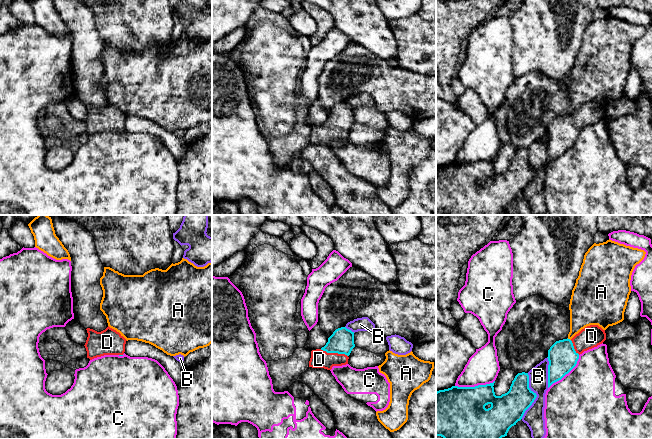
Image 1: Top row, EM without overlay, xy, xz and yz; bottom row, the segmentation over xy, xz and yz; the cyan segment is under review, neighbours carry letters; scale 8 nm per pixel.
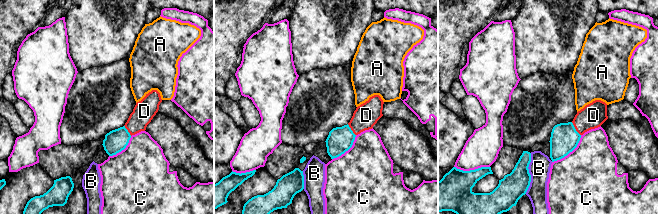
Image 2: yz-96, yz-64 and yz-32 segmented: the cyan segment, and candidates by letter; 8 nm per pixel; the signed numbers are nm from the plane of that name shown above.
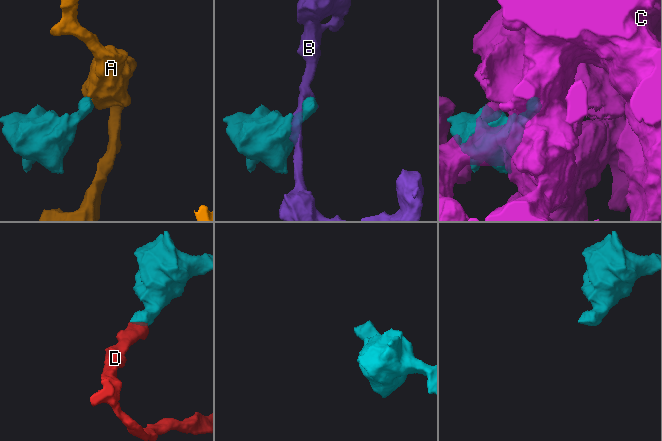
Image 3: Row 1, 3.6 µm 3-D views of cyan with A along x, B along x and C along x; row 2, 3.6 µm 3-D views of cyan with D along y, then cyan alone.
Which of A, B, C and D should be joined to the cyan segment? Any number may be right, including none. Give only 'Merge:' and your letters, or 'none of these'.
Merge: D

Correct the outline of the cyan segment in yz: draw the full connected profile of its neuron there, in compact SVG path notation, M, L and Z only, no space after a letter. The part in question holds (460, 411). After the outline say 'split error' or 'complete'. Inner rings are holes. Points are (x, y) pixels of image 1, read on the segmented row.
M518 373L507 393L496 396L494 383L436 392L436 436L444 439L501 439L520 421L537 395L529 388L528 373Z; complete

